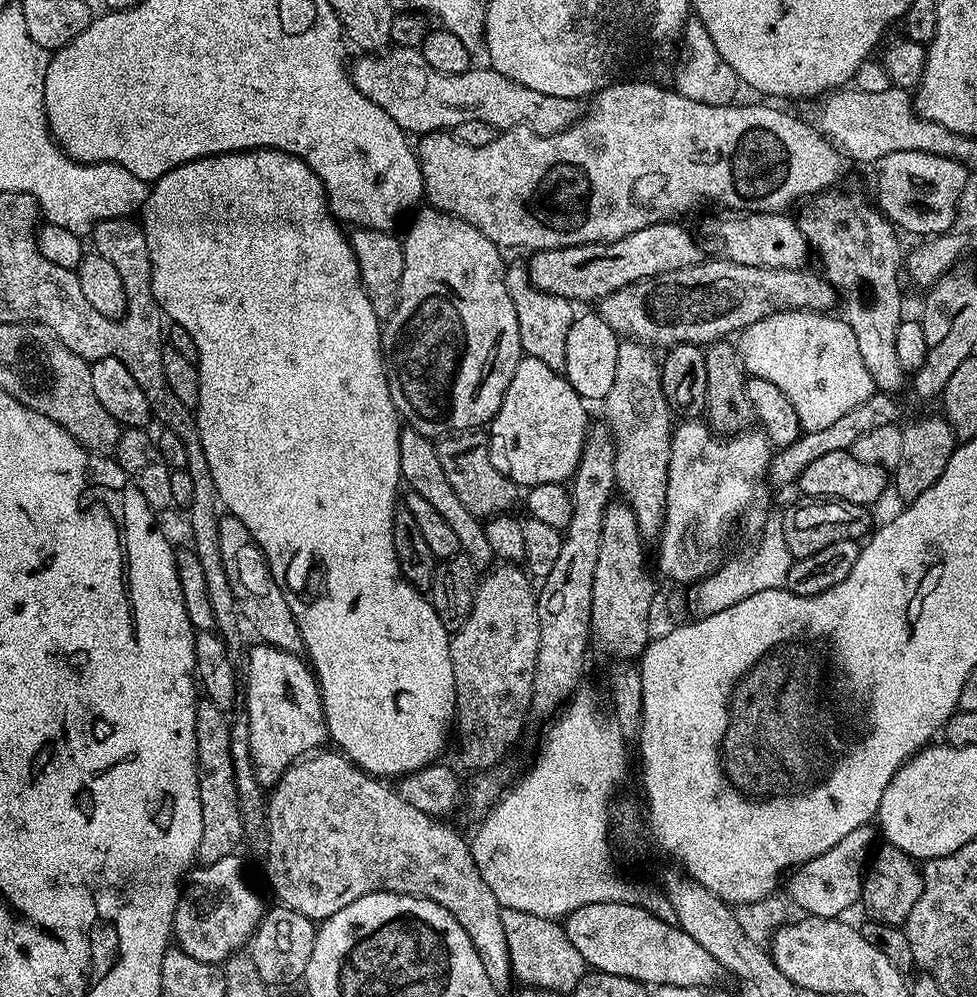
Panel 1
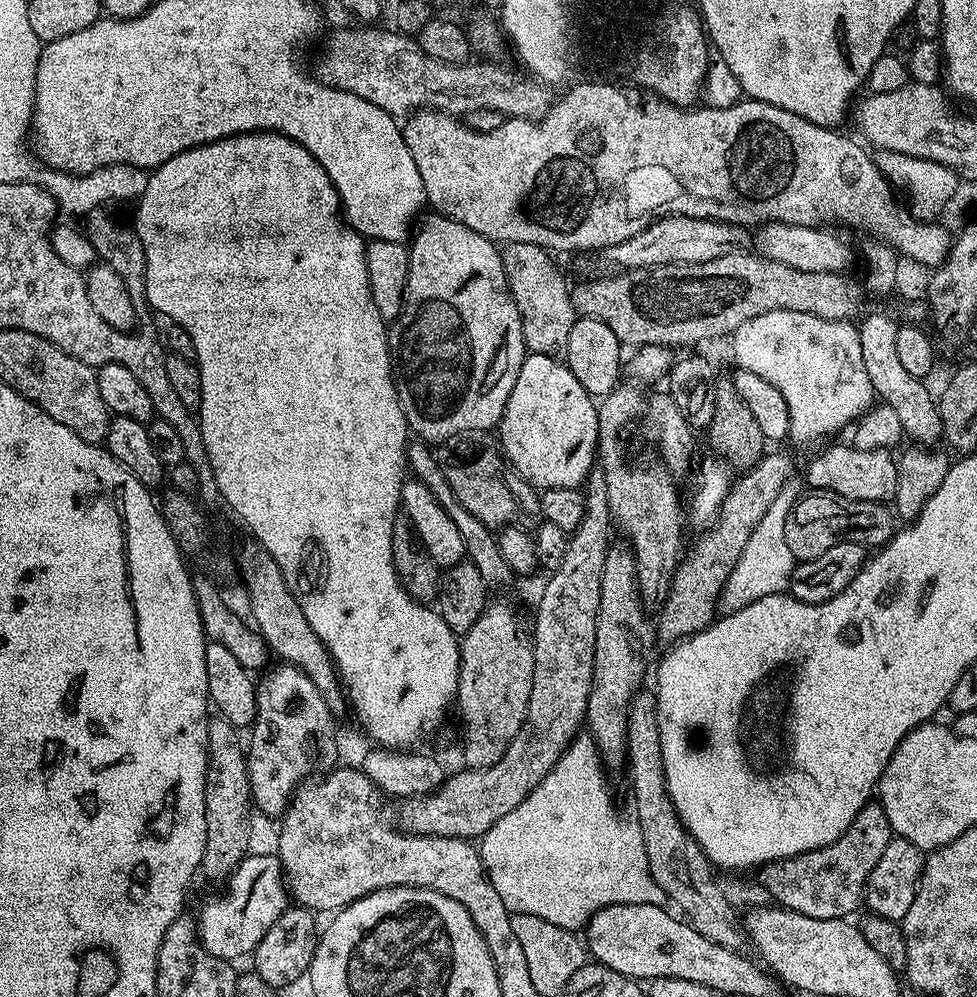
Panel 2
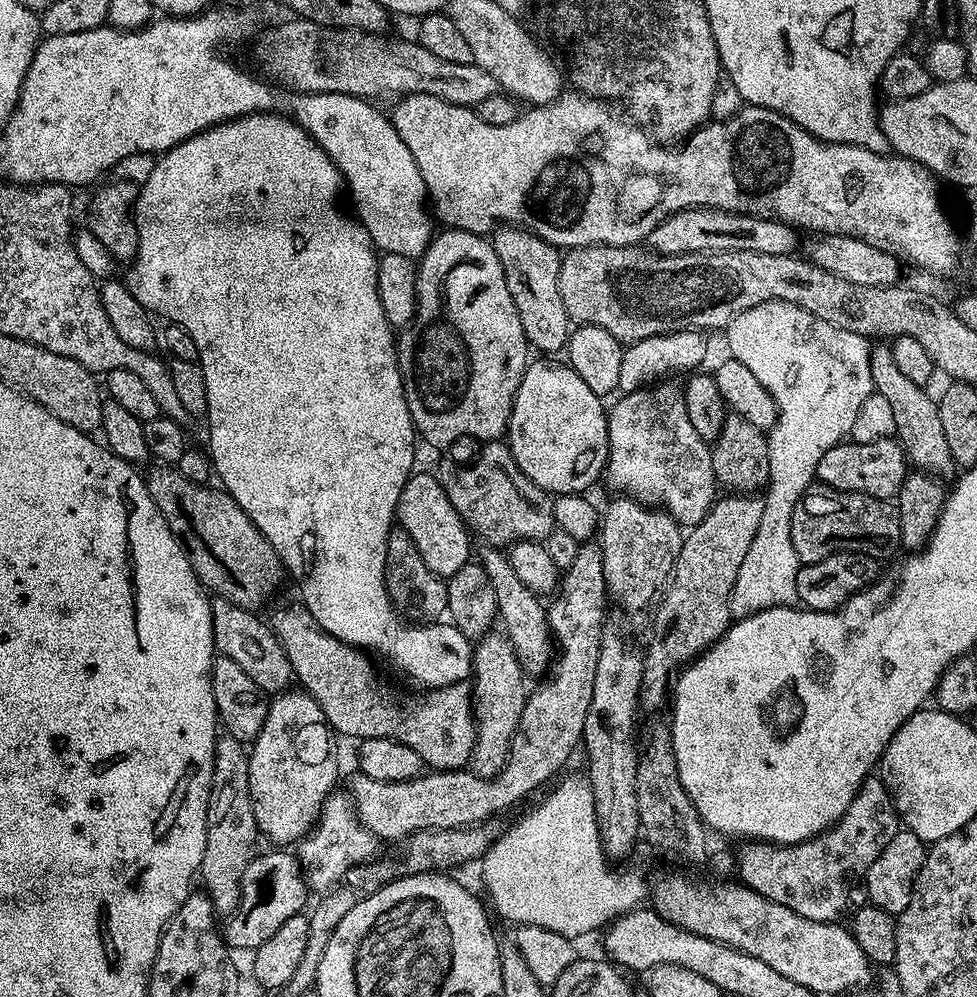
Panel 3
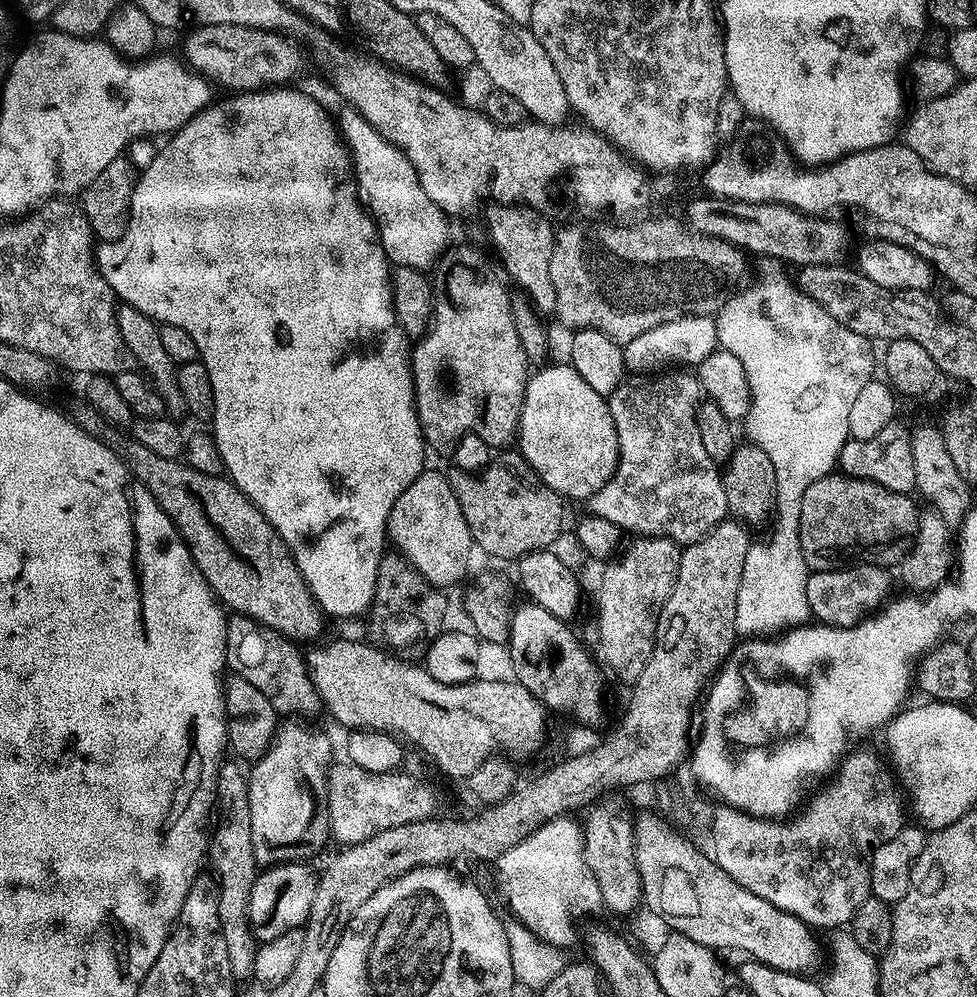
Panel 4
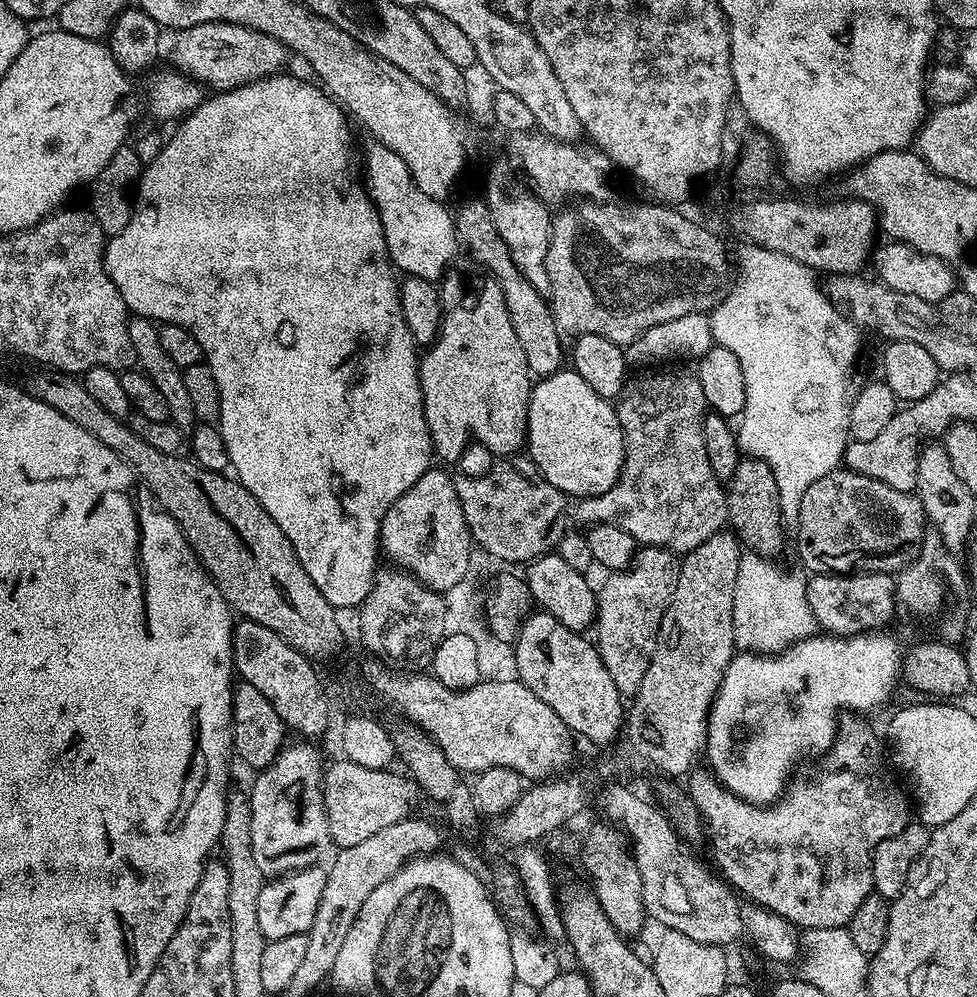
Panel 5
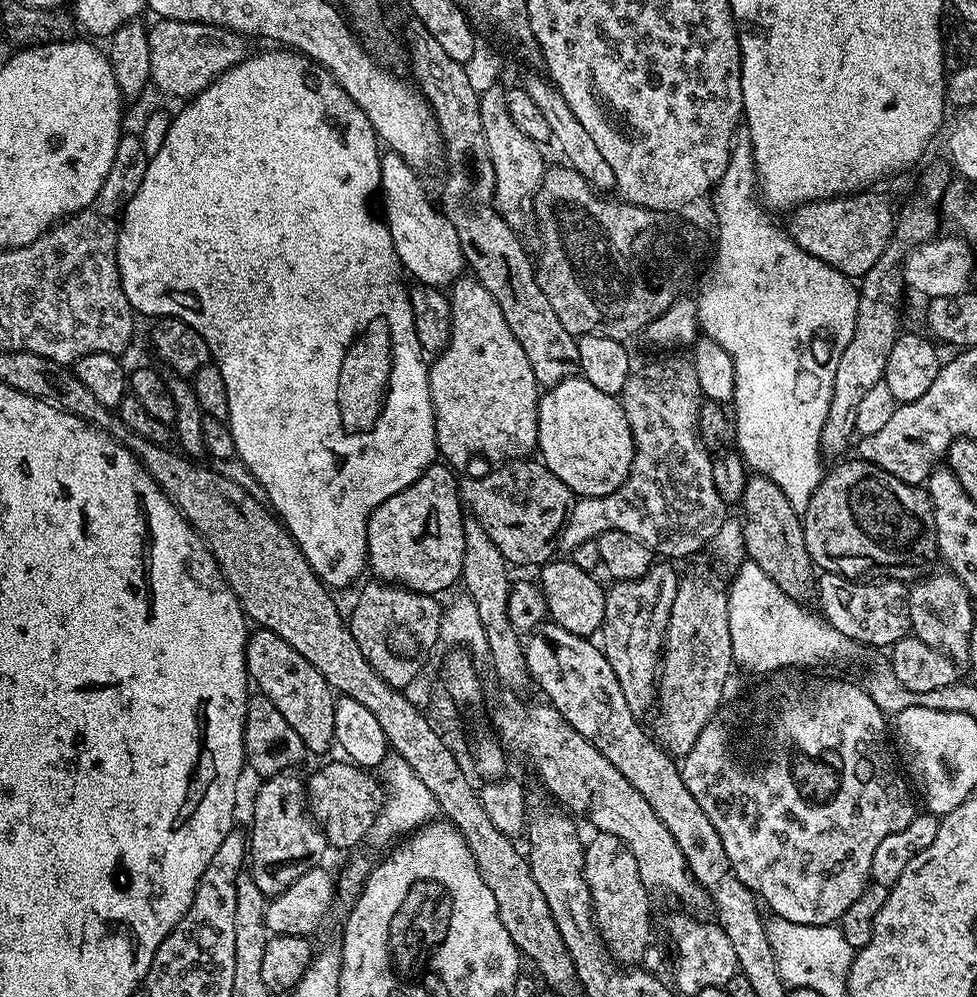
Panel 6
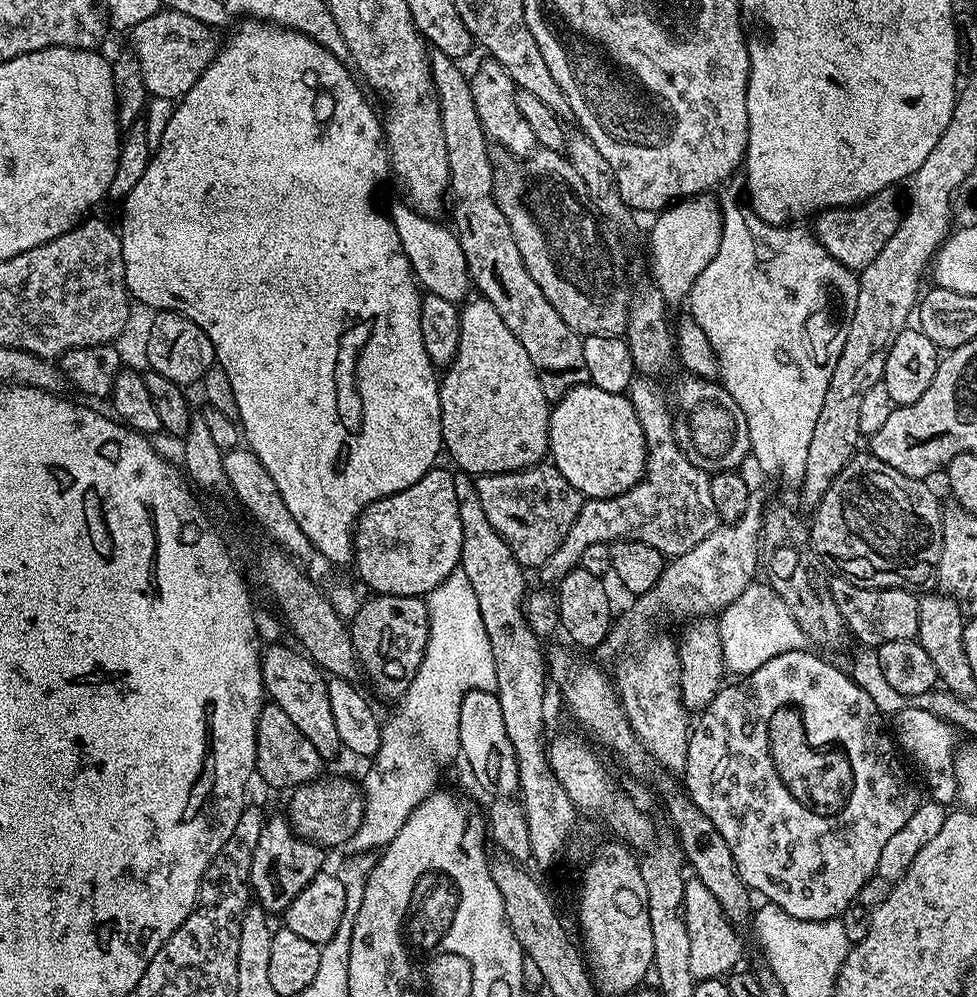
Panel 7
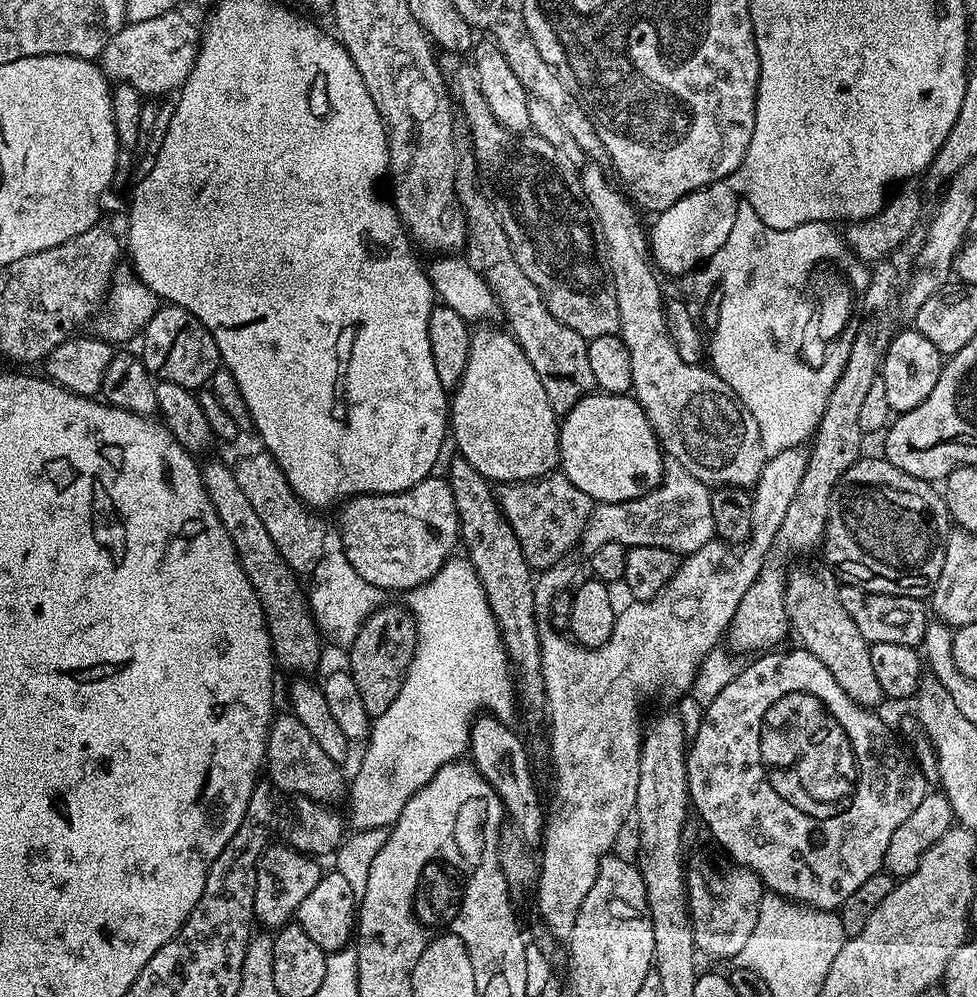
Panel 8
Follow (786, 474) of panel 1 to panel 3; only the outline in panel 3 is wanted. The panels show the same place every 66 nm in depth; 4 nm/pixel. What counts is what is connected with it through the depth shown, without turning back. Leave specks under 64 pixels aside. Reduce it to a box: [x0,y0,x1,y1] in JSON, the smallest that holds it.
[640,494,762,709]

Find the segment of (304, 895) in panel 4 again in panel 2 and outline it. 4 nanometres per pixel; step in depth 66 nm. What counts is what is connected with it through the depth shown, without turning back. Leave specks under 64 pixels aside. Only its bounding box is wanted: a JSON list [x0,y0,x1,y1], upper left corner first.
[194,854,290,962]

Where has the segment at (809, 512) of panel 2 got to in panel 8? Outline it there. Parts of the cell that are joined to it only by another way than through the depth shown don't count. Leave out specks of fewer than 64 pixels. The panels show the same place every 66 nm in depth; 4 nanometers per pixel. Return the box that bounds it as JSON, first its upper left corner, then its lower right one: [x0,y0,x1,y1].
[823,456,950,600]

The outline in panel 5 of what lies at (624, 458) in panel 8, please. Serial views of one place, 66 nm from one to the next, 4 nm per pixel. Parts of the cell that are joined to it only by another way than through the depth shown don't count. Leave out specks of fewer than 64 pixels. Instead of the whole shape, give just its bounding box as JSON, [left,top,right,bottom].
[527,370,624,498]

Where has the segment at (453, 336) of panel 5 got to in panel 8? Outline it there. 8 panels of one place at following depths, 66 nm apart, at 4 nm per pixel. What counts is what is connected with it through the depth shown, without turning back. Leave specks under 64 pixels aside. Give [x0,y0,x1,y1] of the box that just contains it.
[450,326,560,484]

